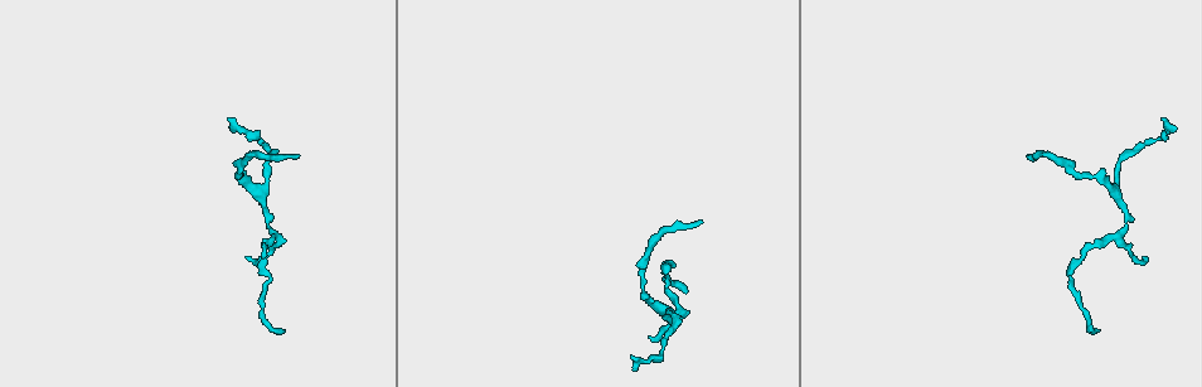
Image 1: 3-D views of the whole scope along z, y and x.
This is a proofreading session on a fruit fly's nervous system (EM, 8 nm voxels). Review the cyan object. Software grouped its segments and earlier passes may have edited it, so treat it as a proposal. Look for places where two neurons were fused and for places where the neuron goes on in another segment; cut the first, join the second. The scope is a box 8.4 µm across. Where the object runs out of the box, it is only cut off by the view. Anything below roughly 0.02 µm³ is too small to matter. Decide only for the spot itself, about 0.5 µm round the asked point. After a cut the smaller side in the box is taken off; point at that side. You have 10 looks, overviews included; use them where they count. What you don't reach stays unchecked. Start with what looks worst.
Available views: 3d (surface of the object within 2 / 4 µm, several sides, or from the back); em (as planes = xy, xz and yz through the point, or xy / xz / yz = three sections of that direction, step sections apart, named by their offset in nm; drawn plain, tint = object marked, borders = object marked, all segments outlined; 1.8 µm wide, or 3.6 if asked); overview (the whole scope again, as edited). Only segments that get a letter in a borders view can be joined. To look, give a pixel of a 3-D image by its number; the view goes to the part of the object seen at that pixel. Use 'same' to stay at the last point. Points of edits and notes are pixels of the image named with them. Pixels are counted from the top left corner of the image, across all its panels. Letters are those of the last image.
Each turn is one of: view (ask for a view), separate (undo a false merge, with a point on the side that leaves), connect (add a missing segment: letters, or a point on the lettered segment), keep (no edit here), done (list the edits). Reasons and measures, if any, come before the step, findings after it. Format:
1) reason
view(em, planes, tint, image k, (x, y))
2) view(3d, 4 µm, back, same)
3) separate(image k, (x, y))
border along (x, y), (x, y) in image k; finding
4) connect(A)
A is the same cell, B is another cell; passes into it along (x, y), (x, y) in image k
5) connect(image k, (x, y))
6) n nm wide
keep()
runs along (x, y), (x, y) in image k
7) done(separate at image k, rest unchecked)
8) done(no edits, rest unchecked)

thin end
view(em, planes, borders, image 1, (284, 329))

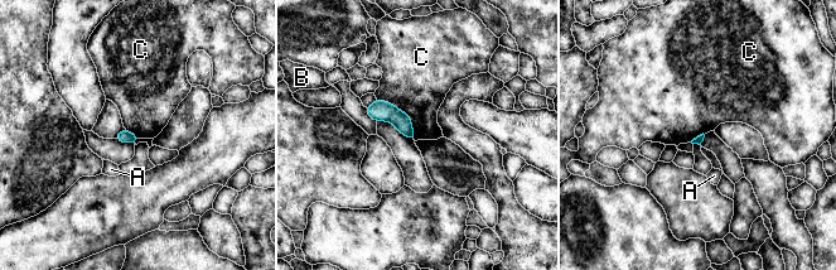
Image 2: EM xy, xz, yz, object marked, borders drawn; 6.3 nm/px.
keep()
A, B and C are other cells; none of them fits

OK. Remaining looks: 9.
thin end
view(em, planes, borders, image 1, (228, 117))

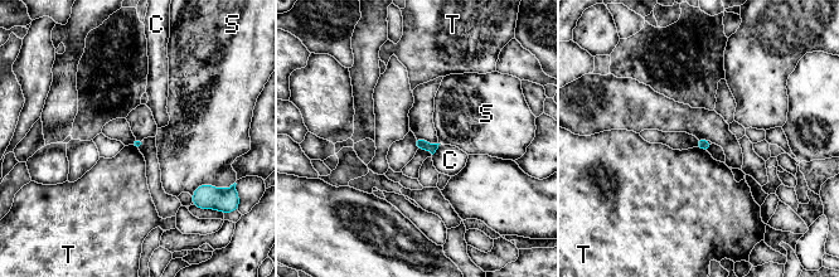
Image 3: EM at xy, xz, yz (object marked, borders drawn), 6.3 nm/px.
keep()
C, S and T are other cells; border along (697, 146), (707, 152) in image 3; none of them fits

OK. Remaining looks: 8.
thin end
view(3d, 4 µm, back, image 1, (702, 222))

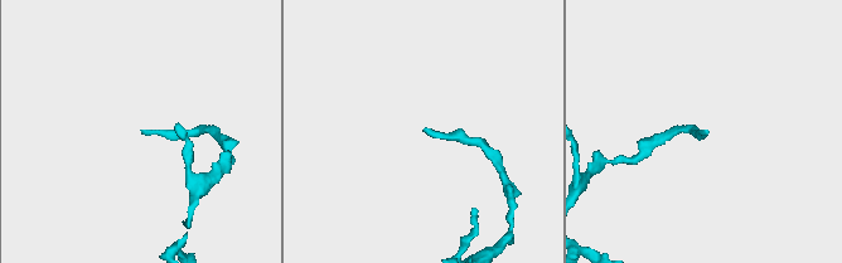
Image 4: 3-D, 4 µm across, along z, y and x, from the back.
view(em, xy, step 4, tint, image 4, (425, 129))

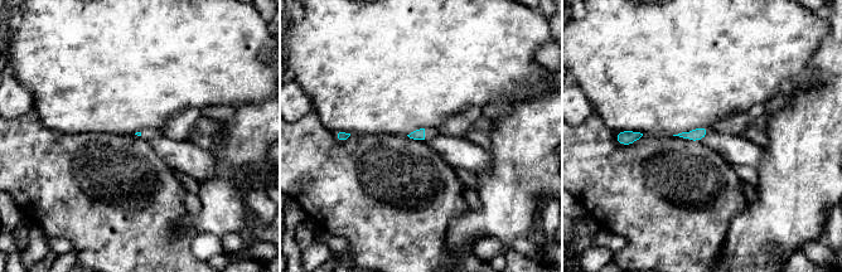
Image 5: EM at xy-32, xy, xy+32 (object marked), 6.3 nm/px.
view(em, planes, borders, same)

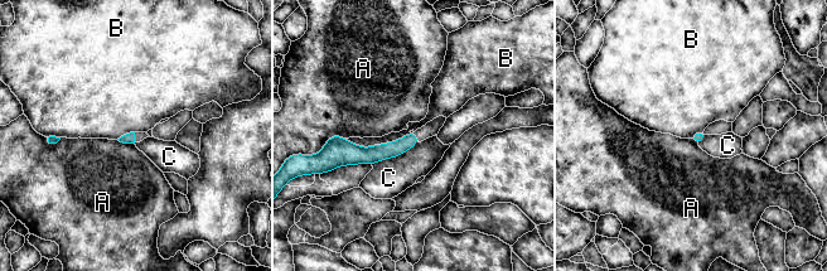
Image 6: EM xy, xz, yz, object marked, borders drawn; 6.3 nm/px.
keep()
A, B and C are other cells; no lettered segment goes on from it

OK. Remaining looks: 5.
free end
view(em, planes, borders, image 1, (650, 338))

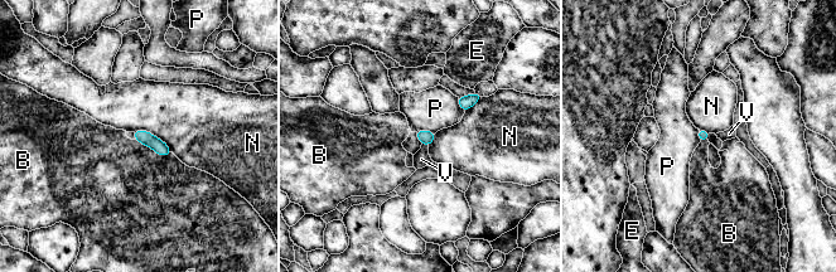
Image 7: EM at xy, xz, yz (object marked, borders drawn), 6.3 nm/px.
N touches over 300 nm
connect(V)
V is the same cell, B, E, N and P are other cells; passes into it along (426, 137), (425, 145), (421, 159) in image 7; the neuron continues

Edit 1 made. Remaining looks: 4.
done(connect at image 7, rest unchecked)

